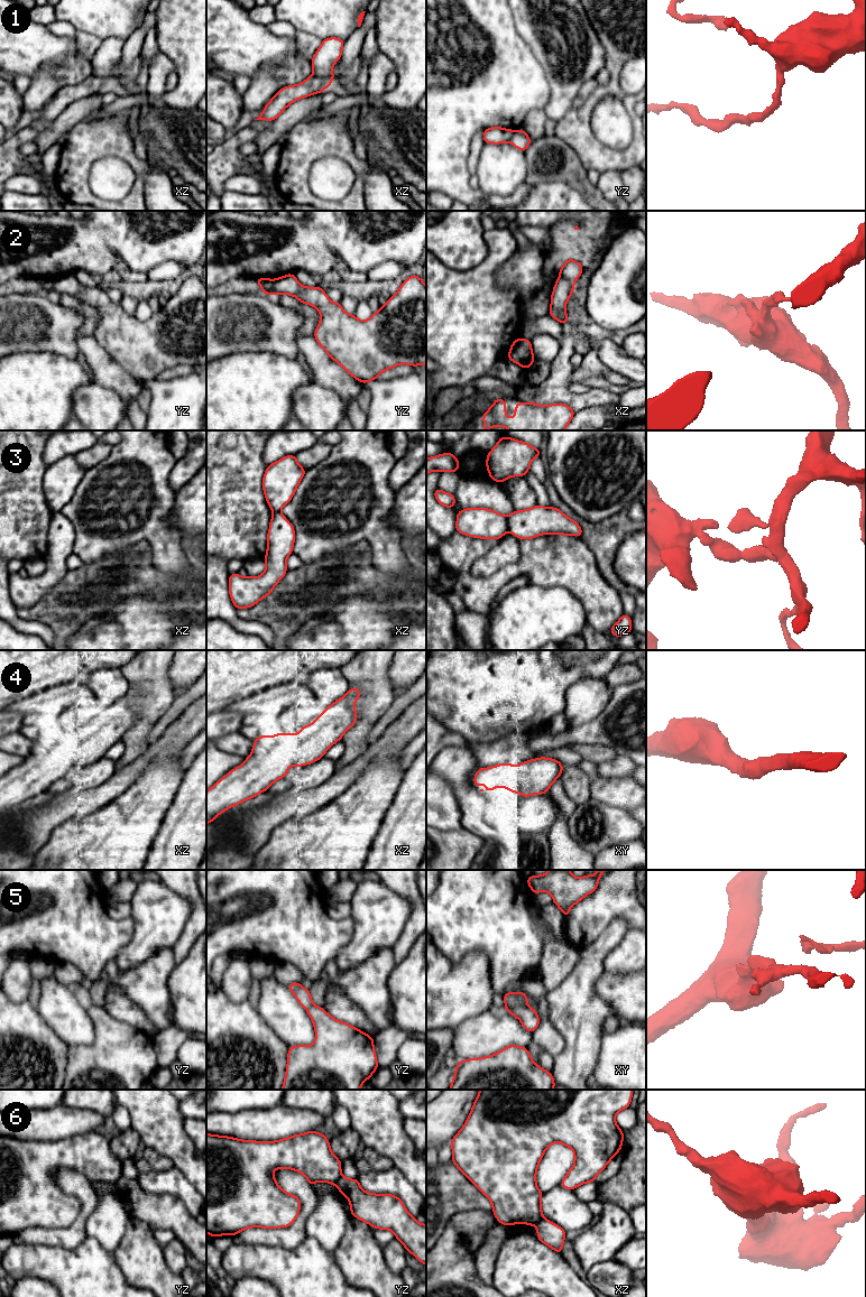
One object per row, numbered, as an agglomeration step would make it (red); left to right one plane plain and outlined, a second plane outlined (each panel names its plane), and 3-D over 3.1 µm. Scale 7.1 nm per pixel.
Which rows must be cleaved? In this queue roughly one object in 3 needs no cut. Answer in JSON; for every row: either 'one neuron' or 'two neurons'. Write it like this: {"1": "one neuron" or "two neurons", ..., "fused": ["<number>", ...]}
{"1": "two neurons", "2": "two neurons", "3": "two neurons", "4": "one neuron", "5": "two neurons", "6": "two neurons", "fused": ["1", "2", "3", "5", "6"]}

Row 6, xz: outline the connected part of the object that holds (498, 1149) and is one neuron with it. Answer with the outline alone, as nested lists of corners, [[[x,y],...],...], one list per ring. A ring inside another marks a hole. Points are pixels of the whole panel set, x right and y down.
[[[480,1090],[464,1125],[451,1140],[453,1152],[452,1162],[481,1193],[488,1197],[492,1204],[492,1212],[499,1223],[504,1225],[518,1223],[535,1225],[540,1221],[544,1220],[541,1208],[543,1193],[536,1185],[536,1170],[545,1150],[553,1142],[560,1142],[571,1148],[574,1152],[574,1164],[561,1182],[561,1187],[574,1189],[584,1183],[595,1182],[597,1175],[600,1174],[617,1152],[621,1150],[624,1132],[617,1125],[615,1117],[619,1111],[630,1106],[632,1096],[633,1090]]]

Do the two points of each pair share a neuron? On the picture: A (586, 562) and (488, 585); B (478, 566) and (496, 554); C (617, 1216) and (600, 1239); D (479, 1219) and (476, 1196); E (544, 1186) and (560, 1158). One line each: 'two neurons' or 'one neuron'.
A: one neuron
B: one neuron
C: one neuron
D: two neurons
E: one neuron

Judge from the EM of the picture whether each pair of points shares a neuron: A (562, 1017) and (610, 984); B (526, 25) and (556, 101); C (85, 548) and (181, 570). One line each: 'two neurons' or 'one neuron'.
A: two neurons
B: one neuron
C: one neuron

